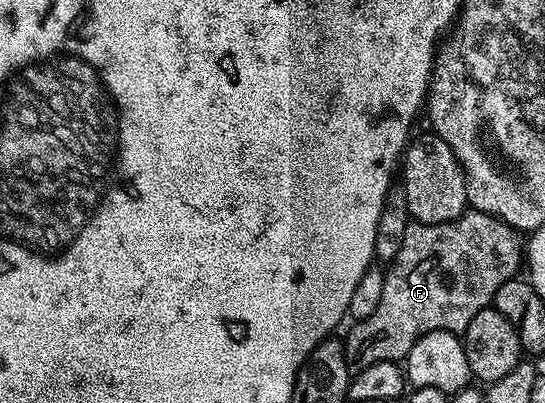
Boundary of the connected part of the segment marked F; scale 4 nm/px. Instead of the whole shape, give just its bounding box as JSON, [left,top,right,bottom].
[344,210,524,370]

